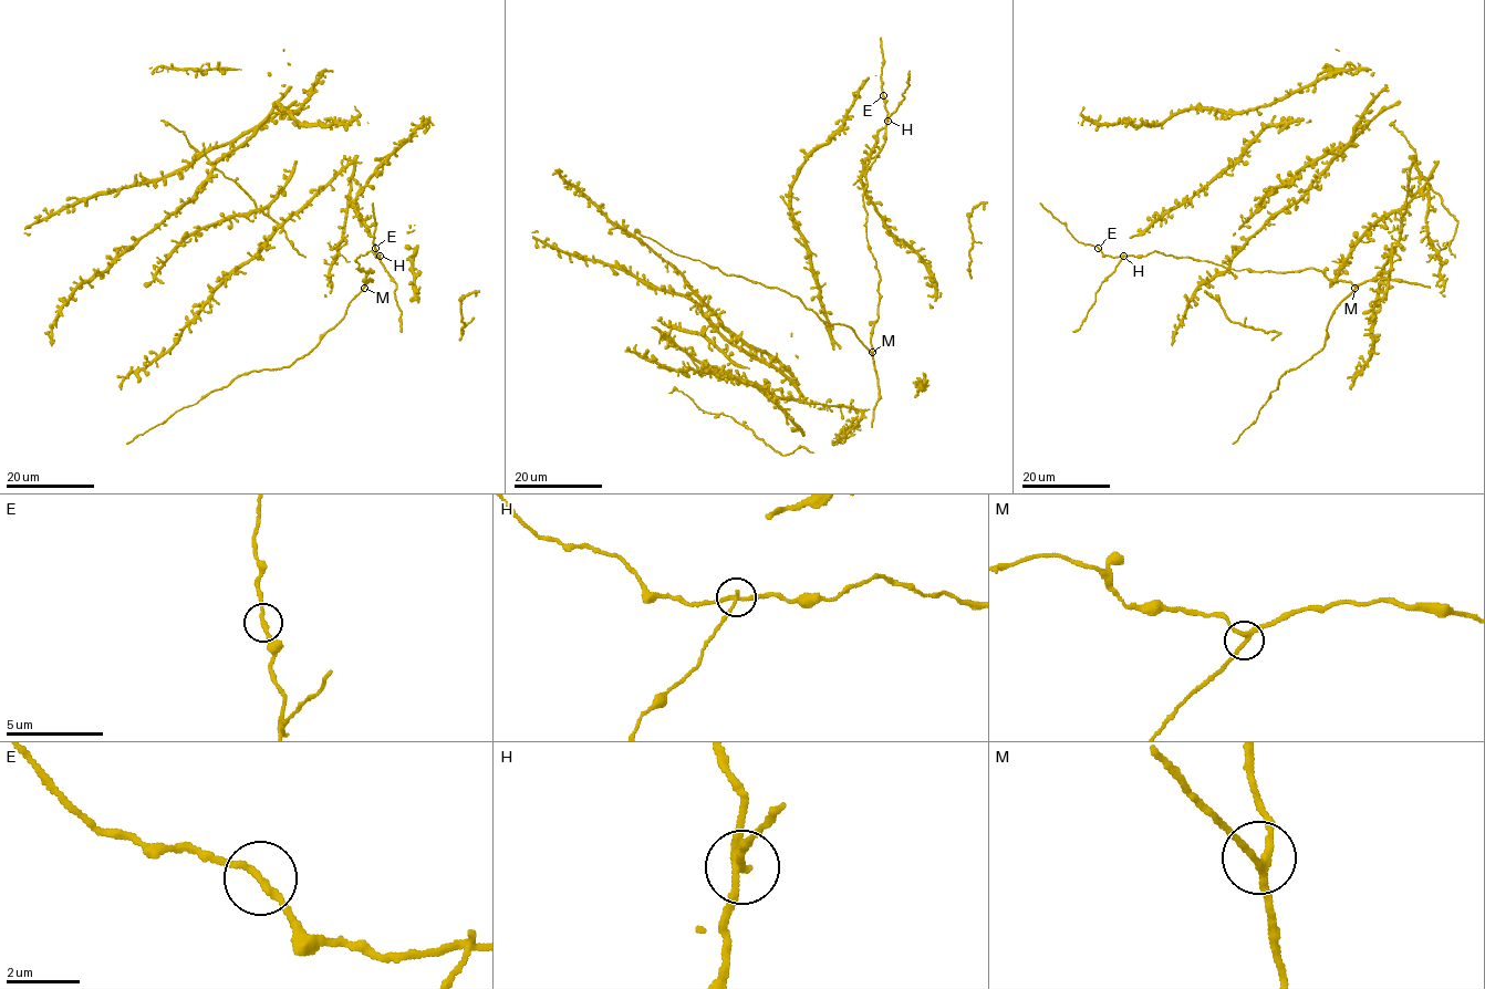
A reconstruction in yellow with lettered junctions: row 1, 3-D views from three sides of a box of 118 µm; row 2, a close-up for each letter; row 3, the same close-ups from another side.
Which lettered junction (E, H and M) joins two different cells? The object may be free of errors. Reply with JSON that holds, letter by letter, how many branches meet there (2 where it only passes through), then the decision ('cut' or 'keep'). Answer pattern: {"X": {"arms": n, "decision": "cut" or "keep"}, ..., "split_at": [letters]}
{"E": {"arms": 2, "decision": "keep"}, "H": {"arms": 3, "decision": "cut"}, "M": {"arms": 3, "decision": "keep"}, "split_at": ["H"]}

